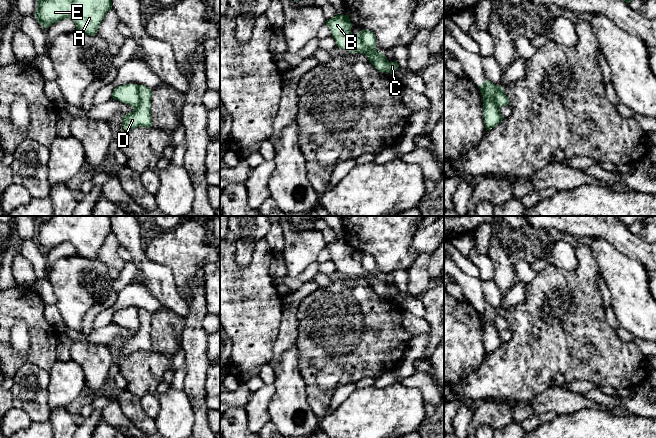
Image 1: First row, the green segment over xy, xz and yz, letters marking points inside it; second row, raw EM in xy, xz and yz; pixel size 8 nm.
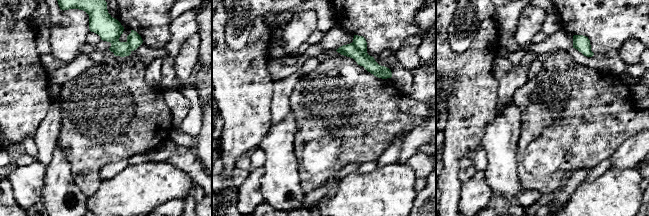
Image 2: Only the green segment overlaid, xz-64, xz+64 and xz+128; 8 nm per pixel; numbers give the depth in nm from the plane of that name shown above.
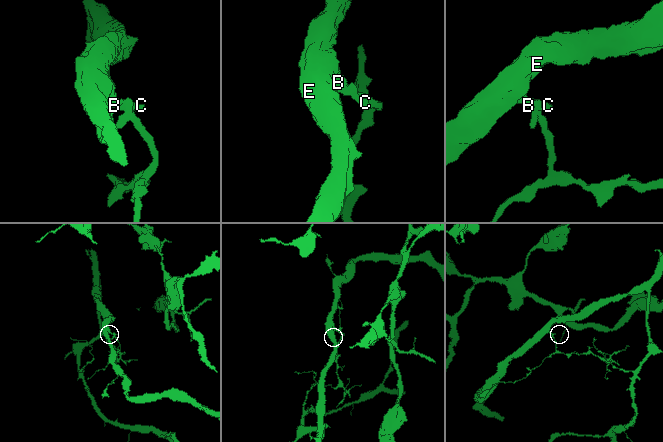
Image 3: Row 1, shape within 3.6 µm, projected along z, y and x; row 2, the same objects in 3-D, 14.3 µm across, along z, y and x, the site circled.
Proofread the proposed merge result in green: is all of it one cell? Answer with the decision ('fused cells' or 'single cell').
fused cells

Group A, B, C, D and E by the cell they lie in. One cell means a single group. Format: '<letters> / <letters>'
A B C E / D

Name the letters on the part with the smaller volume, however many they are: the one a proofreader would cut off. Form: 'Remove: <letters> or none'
Remove: D

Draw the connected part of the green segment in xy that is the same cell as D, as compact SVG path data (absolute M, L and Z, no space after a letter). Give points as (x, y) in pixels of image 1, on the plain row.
M138 309L140 327L132 336L122 342L123 353L129 356L136 351L152 351L151 322L152 314L145 309Z

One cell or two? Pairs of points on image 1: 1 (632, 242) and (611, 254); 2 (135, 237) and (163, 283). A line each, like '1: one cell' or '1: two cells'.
1: two cells
2: one cell

